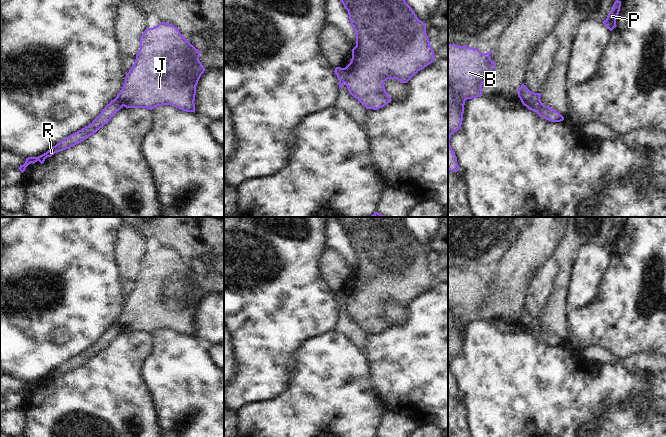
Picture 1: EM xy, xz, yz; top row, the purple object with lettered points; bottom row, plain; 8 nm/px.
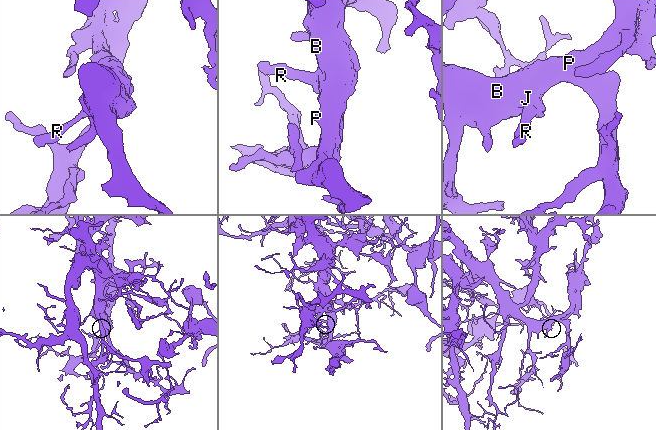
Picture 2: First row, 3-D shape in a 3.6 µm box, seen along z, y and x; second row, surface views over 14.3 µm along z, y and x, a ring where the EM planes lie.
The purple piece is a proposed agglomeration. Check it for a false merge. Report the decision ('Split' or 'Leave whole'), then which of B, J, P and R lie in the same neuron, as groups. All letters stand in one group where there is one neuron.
Split. Groups: B J P / R.

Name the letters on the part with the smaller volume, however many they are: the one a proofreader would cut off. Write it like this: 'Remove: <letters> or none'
Remove: R

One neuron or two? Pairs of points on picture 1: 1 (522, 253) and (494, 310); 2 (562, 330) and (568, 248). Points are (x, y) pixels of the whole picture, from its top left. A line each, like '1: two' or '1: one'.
1: one
2: one

